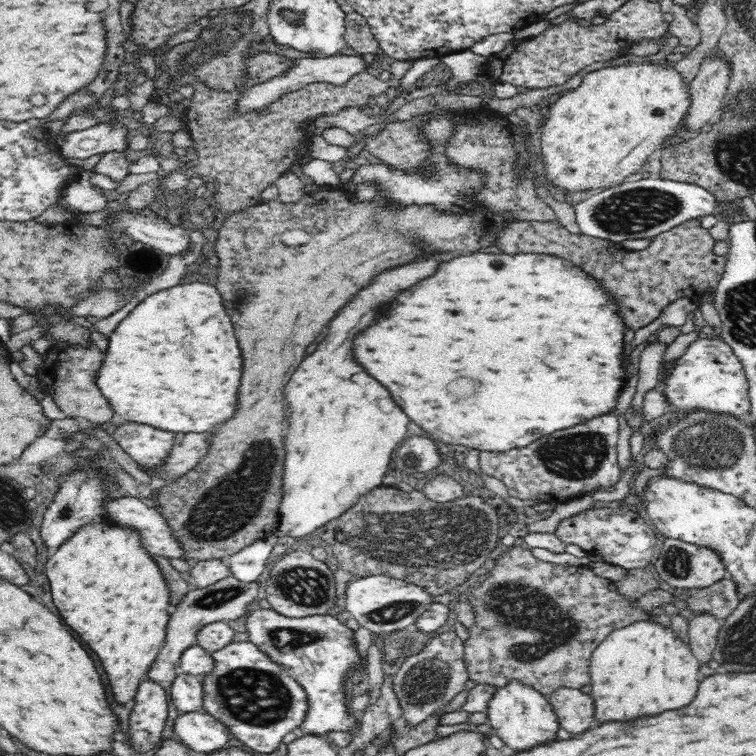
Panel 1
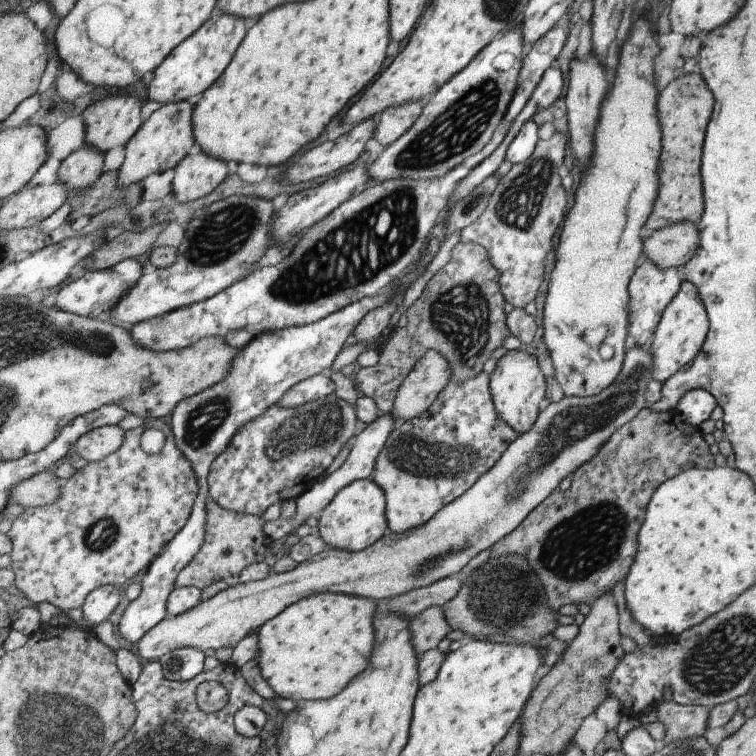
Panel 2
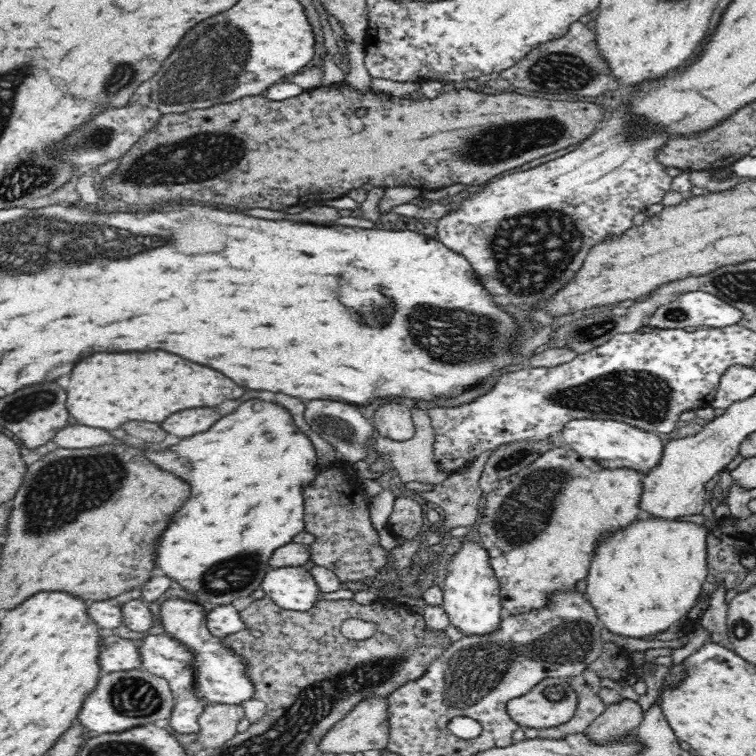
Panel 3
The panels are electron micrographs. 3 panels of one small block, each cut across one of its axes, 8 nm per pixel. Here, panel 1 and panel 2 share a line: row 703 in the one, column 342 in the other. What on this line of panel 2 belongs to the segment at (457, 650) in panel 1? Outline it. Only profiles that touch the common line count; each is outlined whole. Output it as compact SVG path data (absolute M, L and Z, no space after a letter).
M331 394L317 401L310 401L295 409L285 409L274 405L264 415L245 427L233 438L228 451L223 452L212 465L209 476L211 500L230 512L239 512L263 518L269 506L282 500L294 499L308 492L316 483L320 482L321 476L335 462L337 456L353 442L357 437L357 422L359 416L355 405Z

